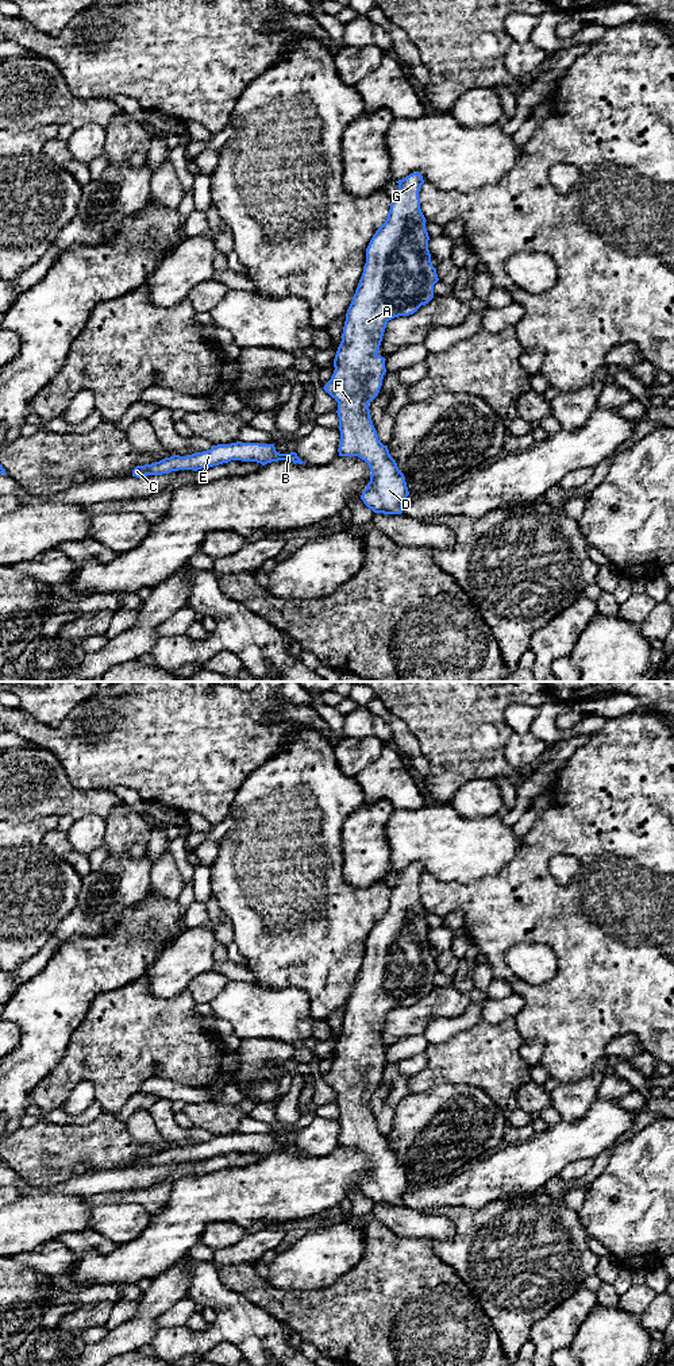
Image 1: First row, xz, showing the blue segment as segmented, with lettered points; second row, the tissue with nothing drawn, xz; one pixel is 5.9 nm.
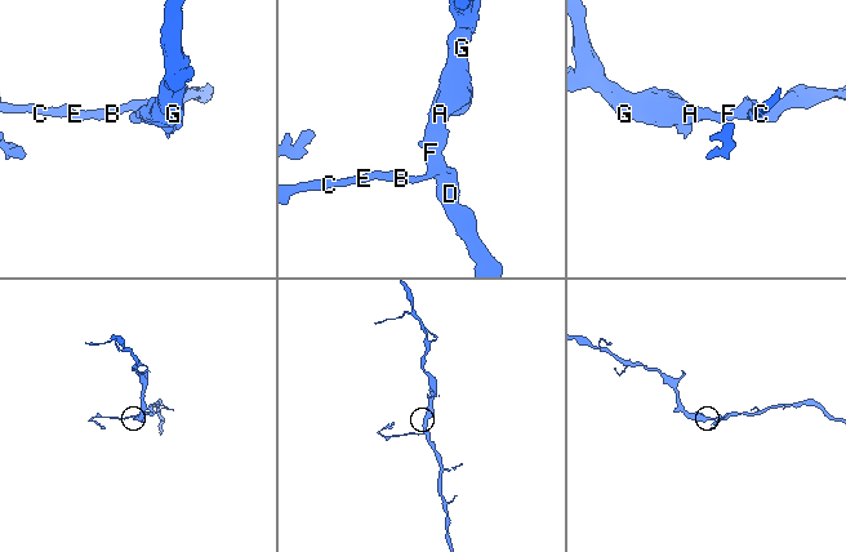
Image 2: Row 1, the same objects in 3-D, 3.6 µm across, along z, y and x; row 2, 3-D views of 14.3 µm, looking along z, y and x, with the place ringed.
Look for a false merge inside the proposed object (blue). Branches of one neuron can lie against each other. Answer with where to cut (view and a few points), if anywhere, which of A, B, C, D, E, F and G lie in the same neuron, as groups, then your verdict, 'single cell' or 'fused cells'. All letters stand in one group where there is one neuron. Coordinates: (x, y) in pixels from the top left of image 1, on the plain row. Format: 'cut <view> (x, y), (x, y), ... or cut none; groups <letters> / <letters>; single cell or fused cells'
cut none; groups A B C D E F G; single cell

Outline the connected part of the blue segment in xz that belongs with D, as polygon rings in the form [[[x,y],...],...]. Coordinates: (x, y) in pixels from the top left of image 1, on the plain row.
[[[416,863],[396,873],[398,880],[392,888],[388,908],[366,939],[363,964],[347,1000],[342,1033],[334,1050],[335,1061],[323,1078],[338,1093],[339,1147],[358,1147],[367,1154],[371,1166],[361,1191],[374,1204],[384,1205],[401,1205],[409,1182],[388,1137],[378,1131],[370,1108],[369,1093],[378,1087],[386,1064],[385,1049],[377,1043],[388,1012],[413,1006],[428,995],[434,989],[434,976],[439,972],[428,941],[427,911],[420,900],[423,867]]]

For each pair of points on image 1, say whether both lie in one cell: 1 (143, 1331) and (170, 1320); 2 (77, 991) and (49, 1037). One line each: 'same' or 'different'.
1: different
2: same

